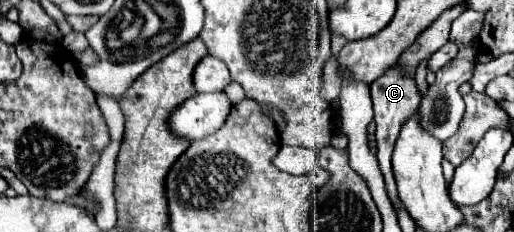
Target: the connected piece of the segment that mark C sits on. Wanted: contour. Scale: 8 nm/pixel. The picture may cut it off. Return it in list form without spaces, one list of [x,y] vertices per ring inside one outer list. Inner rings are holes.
[[[394,64],[390,66],[378,80],[374,80],[370,84],[370,94],[372,94],[372,102],[374,102],[374,122],[376,122],[376,142],[378,142],[378,162],[380,162],[380,170],[384,174],[384,180],[386,180],[386,190],[388,190],[388,196],[392,200],[394,206],[400,204],[400,198],[398,198],[398,188],[396,188],[396,182],[394,182],[394,174],[392,174],[392,164],[390,164],[390,158],[392,158],[392,150],[394,150],[394,142],[402,130],[402,124],[406,122],[406,118],[418,110],[418,104],[420,104],[420,92],[416,88],[416,80],[412,74],[406,74],[400,70],[402,66]]]

